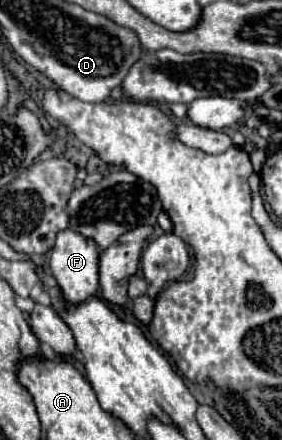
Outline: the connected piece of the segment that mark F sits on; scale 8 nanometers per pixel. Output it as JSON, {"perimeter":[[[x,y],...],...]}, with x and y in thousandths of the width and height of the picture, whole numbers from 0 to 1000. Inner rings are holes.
{"perimeter":[[[230,520],[202,534],[202,548],[181,566],[181,584],[174,584],[174,616],[195,630],[223,680],[238,680],[245,689],[294,689],[301,680],[323,680],[344,670],[351,657],[351,575],[337,552],[323,552],[323,543],[294,543],[294,534]]]}

